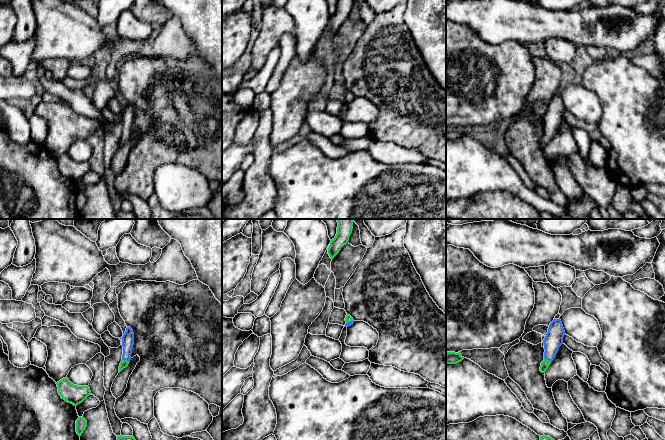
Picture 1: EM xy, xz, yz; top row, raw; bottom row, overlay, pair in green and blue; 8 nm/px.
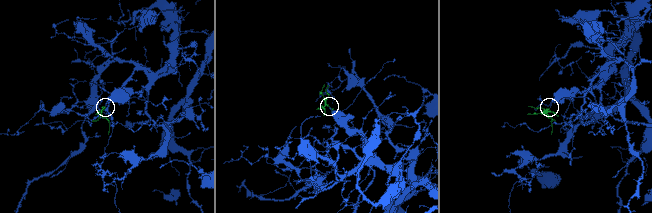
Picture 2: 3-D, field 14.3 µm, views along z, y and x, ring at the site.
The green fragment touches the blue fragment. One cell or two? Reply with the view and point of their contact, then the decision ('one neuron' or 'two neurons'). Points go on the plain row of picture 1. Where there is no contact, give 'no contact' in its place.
contact xy (126, 136); one neuron

